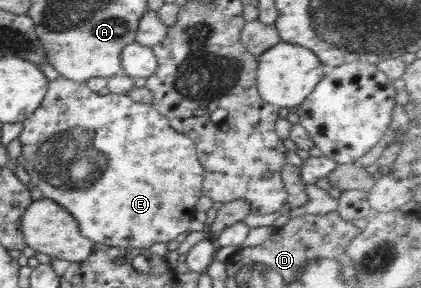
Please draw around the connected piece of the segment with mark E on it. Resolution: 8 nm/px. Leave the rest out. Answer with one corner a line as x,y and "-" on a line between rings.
57,77
48,82
47,94
43,97
39,108
31,114
23,123
21,135
18,139
22,145
22,154
25,159
24,169
29,174
32,183
37,187
44,198
53,200
78,222
80,233
95,243
109,245
119,249
149,248
155,242
169,242
180,240
189,231
189,223
195,218
196,204
203,195
203,182
205,170
195,149
193,140
176,132
169,125
167,117
151,104
135,102
127,94
108,93
99,95
91,91
86,83
79,83
65,77

